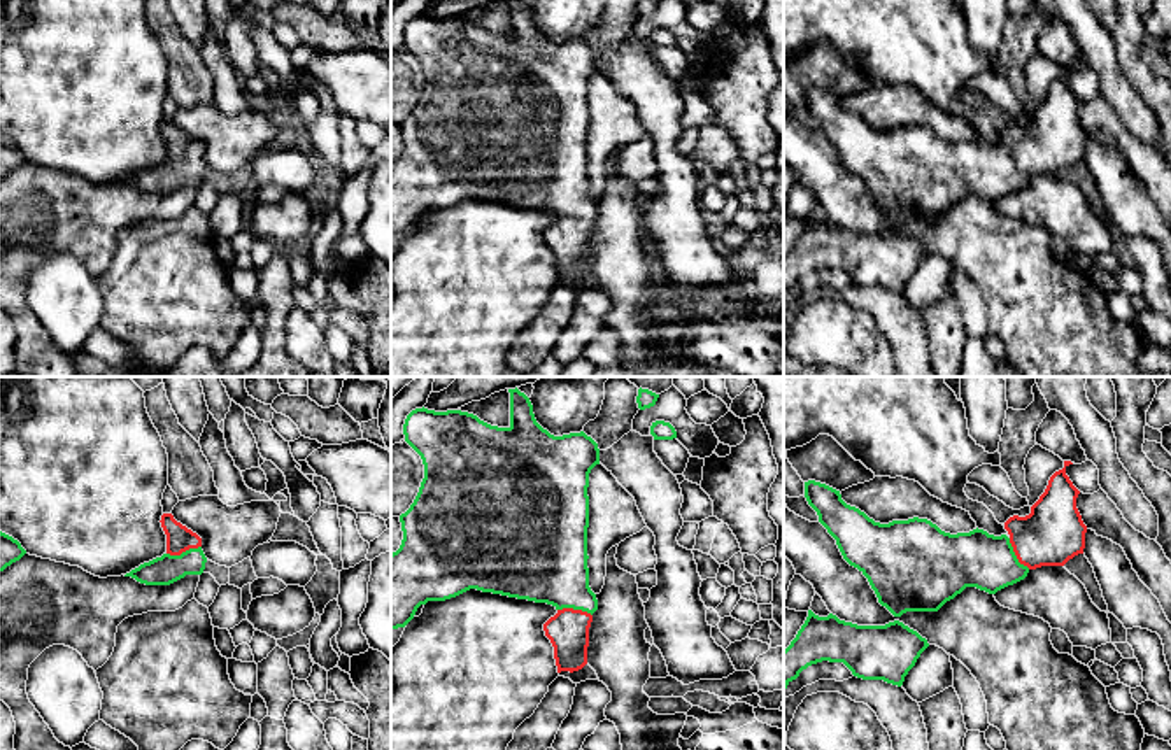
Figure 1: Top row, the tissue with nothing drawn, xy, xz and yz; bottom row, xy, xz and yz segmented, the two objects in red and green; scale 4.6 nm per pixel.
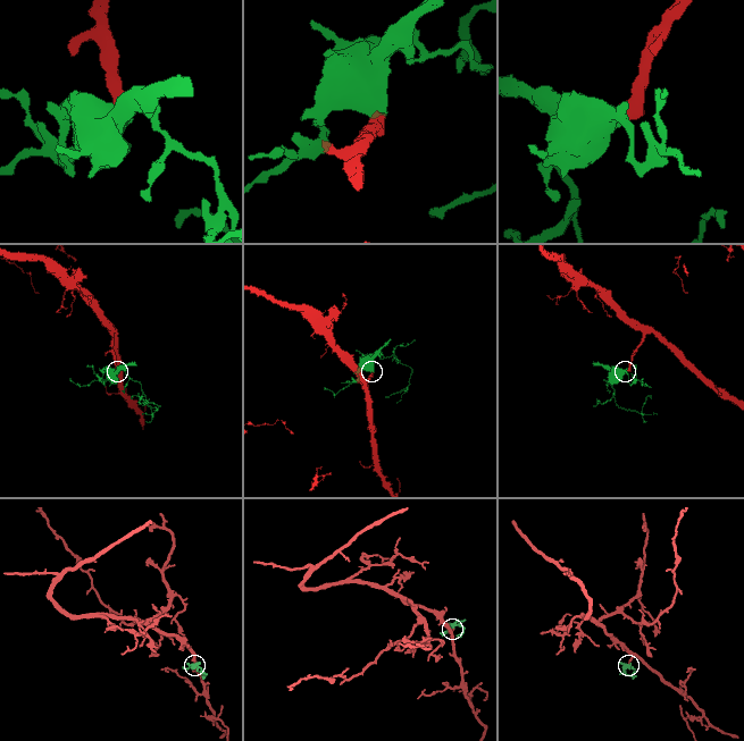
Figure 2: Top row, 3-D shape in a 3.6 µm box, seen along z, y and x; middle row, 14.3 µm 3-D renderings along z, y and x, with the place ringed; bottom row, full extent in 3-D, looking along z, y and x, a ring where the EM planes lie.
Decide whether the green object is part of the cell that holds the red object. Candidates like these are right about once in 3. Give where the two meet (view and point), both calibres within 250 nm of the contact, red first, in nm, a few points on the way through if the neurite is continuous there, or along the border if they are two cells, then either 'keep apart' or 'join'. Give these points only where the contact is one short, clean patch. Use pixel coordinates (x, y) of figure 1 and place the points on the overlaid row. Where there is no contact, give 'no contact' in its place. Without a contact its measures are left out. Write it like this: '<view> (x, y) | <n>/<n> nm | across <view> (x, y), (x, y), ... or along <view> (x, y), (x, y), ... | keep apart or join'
xy (183, 551) | 120/140 nm | across xy (179, 538), (183, 551), (165, 570) | join

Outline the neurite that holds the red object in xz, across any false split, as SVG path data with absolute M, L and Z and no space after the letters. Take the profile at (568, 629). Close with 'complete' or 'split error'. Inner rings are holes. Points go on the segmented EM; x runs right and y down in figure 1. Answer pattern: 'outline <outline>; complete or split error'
outline M517 387L508 393L508 428L491 426L468 412L435 412L424 407L405 419L405 442L421 456L424 478L414 503L400 515L403 540L391 554L391 629L405 627L421 605L445 601L470 589L547 603L557 610L543 624L557 673L573 673L587 664L589 627L598 610L587 568L587 487L591 470L600 464L600 449L584 431L550 435L536 422L529 398Z; split error

